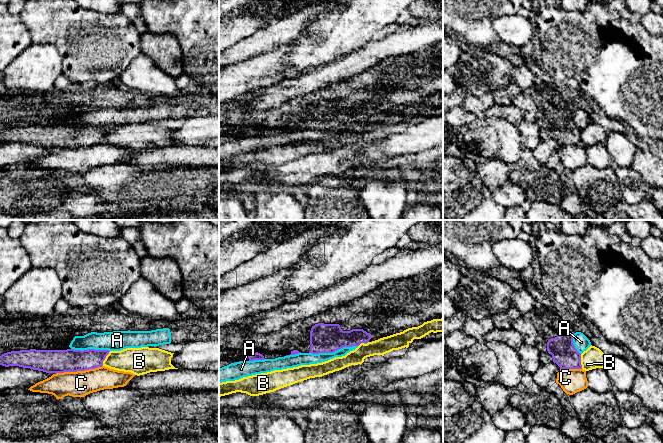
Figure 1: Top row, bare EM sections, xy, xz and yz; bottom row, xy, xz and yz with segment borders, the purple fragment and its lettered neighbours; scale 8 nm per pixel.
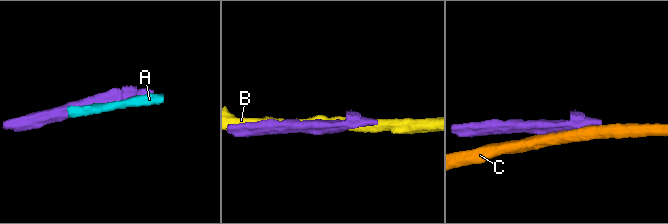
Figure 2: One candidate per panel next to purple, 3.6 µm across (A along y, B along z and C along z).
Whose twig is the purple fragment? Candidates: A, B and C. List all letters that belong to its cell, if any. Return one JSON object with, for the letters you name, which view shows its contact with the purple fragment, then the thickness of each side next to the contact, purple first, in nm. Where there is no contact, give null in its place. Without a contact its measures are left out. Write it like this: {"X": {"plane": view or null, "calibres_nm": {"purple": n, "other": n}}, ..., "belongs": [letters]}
{"belongs": []}

